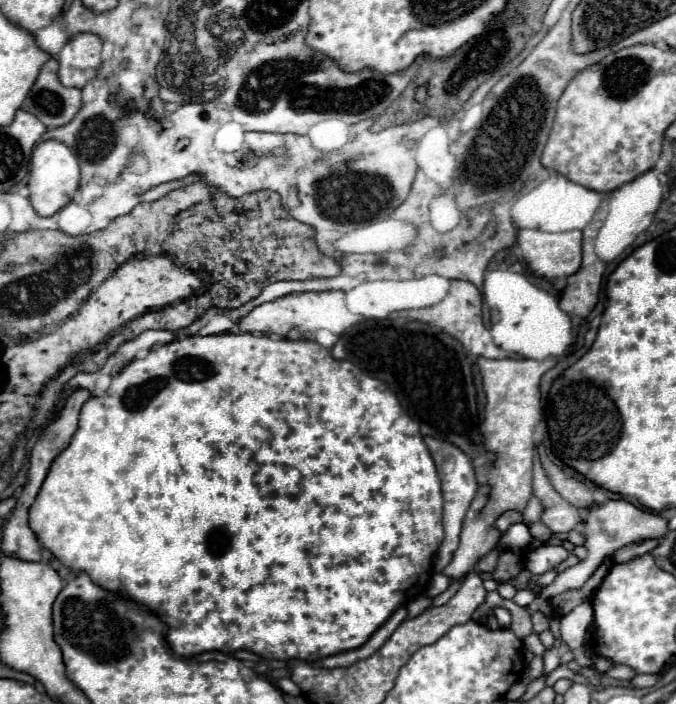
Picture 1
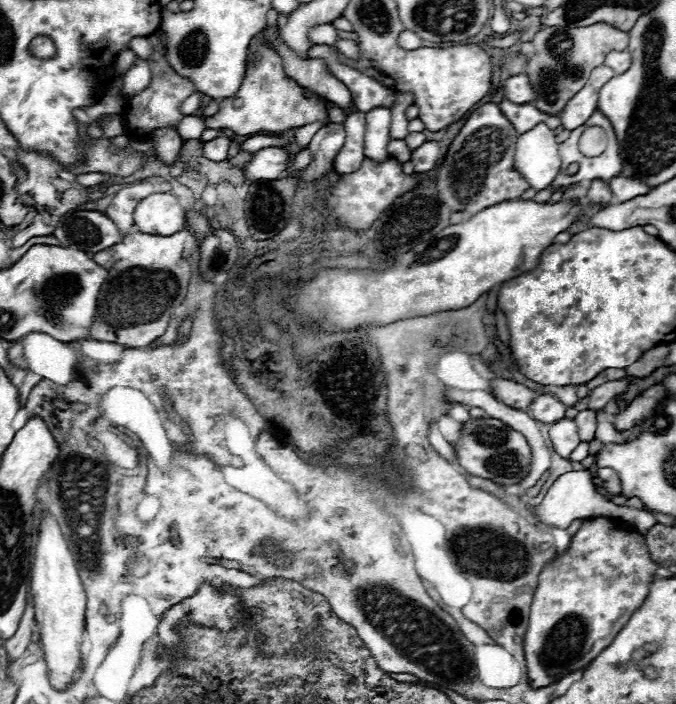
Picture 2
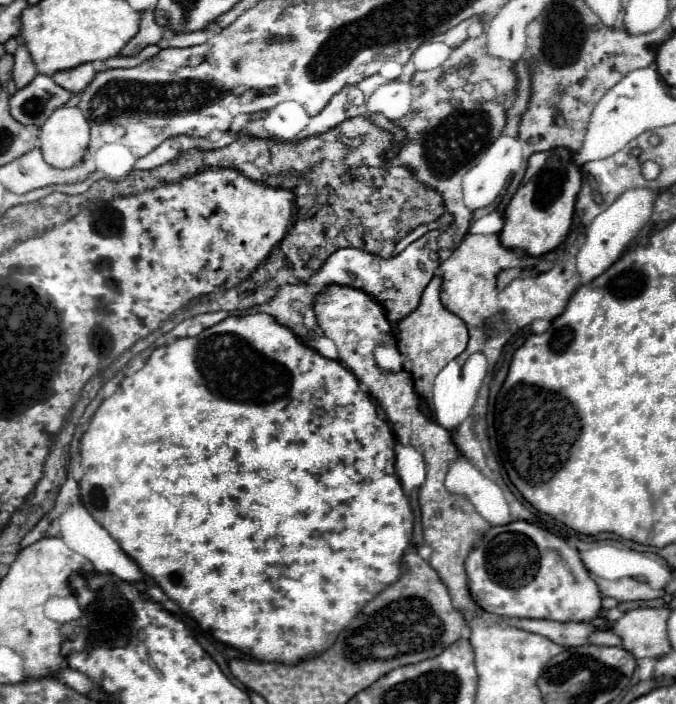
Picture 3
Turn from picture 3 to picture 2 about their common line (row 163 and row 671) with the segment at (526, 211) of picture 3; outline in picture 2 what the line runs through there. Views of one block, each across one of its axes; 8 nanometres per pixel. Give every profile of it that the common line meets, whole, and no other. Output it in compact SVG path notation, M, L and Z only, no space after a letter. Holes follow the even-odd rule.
M588 518L582 522L580 530L572 536L568 550L548 562L540 572L540 582L534 592L534 602L530 610L530 624L524 638L528 678L534 688L558 682L562 676L588 666L596 654L610 646L612 638L622 630L624 622L640 608L640 602L648 596L650 584L656 576L658 562L650 558L646 540L634 530L622 530L614 526L608 518Z

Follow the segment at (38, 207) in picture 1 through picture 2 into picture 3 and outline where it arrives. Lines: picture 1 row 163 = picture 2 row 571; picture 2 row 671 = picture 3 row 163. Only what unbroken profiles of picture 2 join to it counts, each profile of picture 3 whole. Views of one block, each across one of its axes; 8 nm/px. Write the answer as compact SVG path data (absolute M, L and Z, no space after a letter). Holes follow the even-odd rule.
M58 108L40 128L40 150L54 168L72 168L88 146L88 122L78 108Z

